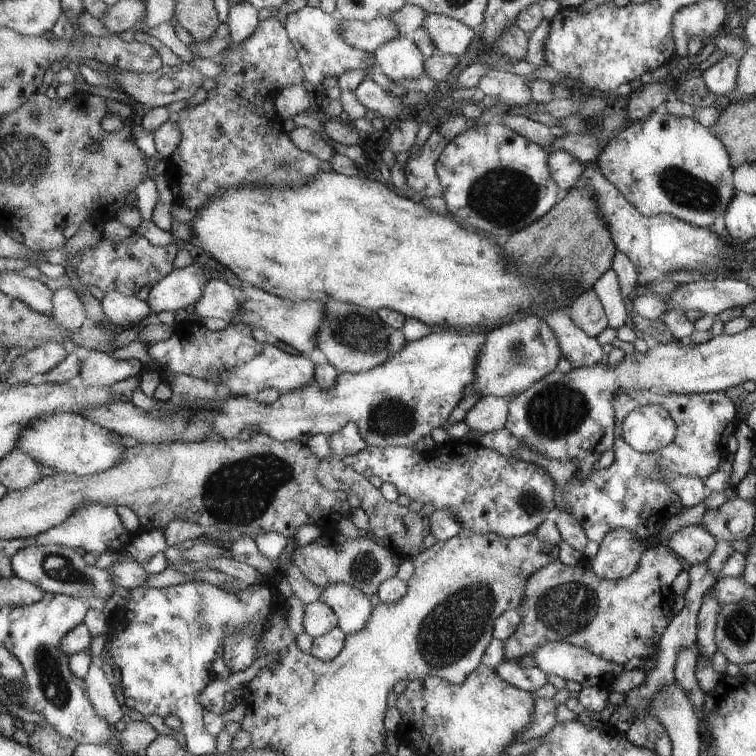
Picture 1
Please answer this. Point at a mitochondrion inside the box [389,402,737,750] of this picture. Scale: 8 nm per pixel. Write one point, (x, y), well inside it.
(453, 629)

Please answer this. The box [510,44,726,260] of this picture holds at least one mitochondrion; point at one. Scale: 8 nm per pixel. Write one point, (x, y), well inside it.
(683, 189)

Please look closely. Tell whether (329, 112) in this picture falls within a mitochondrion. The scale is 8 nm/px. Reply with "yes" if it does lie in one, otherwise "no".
no

